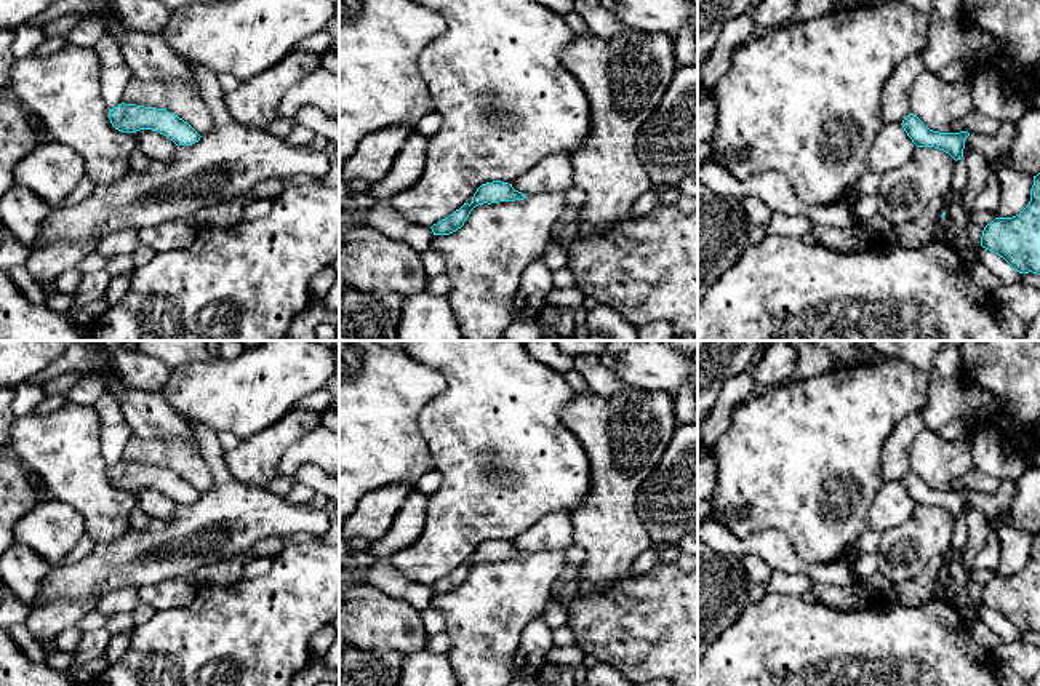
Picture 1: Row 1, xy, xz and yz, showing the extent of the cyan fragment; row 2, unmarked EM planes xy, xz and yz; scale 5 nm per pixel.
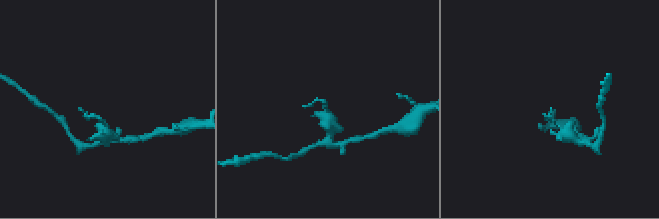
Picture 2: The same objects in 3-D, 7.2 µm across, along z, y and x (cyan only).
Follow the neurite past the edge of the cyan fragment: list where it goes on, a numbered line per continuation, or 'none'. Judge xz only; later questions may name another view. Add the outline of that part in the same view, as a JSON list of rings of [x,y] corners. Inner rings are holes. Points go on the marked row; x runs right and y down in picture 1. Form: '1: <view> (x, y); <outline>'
none

